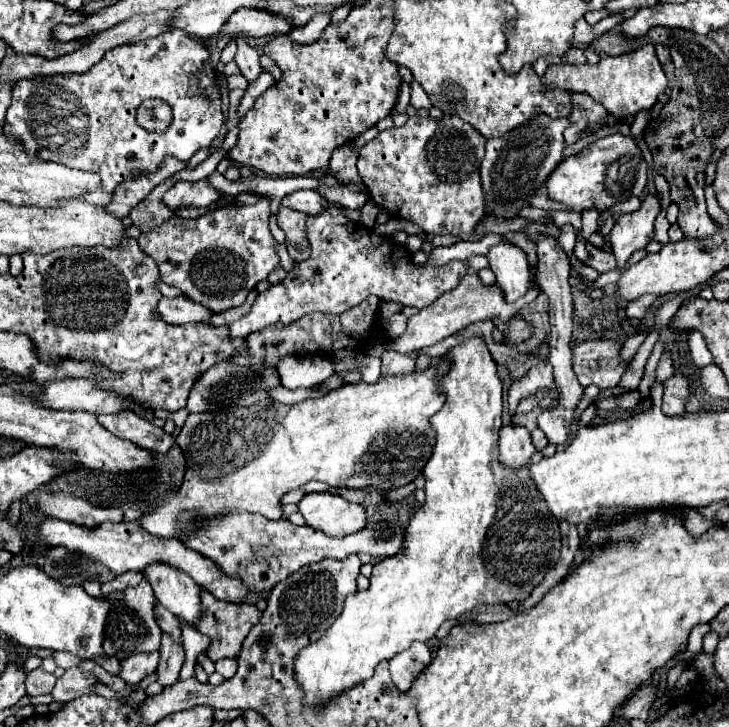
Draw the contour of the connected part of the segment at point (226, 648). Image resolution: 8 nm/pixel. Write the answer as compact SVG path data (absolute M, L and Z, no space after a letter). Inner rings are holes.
M201 589L201 619L199 619L199 627L195 627L199 633L207 635L211 639L209 647L207 647L207 657L211 661L219 661L225 657L235 659L241 651L241 643L247 637L247 633L251 631L253 625L259 623L261 619L261 611L255 605L235 605L235 603L227 603L227 601L219 601L215 599L209 591Z

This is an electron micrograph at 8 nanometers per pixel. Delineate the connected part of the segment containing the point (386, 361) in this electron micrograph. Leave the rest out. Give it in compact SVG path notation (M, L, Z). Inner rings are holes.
M391 351L391 353L383 353L381 357L381 373L383 375L397 375L397 373L409 373L415 369L415 359L417 359L417 353L411 353L411 355L401 355L397 351Z

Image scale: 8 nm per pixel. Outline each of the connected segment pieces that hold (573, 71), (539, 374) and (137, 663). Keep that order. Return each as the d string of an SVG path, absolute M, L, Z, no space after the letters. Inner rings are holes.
M643 45L641 49L619 57L601 55L601 61L595 65L551 65L543 75L543 83L549 89L587 93L615 117L635 117L639 111L651 109L657 97L667 89L667 77L653 45Z
M539 361L523 379L511 383L509 389L509 413L515 413L517 403L543 387L553 387L553 369L549 361Z
M135 653L121 661L117 677L125 683L141 683L147 675L155 673L159 663L159 653Z

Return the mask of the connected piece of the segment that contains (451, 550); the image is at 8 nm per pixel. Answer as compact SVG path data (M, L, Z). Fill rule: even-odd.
M473 337L461 345L457 345L455 349L451 349L447 353L451 359L453 359L453 369L443 377L439 379L439 385L443 387L445 395L447 395L447 401L443 405L443 409L439 413L435 413L431 417L431 425L435 427L437 431L437 443L433 447L433 455L431 459L427 461L425 469L423 469L423 475L425 475L425 493L427 493L427 499L425 503L411 515L411 521L407 525L407 553L401 553L401 555L395 555L395 557L385 557L383 561L379 561L375 567L373 567L373 573L371 573L371 585L363 591L357 591L355 595L349 595L345 599L345 607L341 611L341 615L337 617L337 621L325 631L325 635L311 643L309 647L301 649L301 653L297 655L295 659L295 677L299 681L299 685L305 689L305 703L311 705L311 707L321 707L323 703L327 703L333 695L337 695L339 691L343 689L349 689L365 679L369 679L375 671L375 667L385 661L385 659L393 659L397 653L405 651L413 641L429 641L435 637L439 625L447 619L457 619L461 613L465 611L471 611L473 607L477 605L483 605L483 603L509 603L509 601L525 601L531 591L543 581L543 577L549 573L551 569L551 563L555 567L555 563L559 561L559 553L561 553L561 533L559 533L559 523L557 519L551 515L551 511L547 511L547 503L543 503L543 497L539 495L533 479L531 479L531 473L529 473L529 467L533 461L529 461L527 465L511 471L509 467L503 467L503 463L499 461L499 445L497 445L497 435L499 435L499 429L501 429L501 409L503 409L503 389L501 389L501 381L497 377L497 365L489 353L489 349L485 347L483 339L481 337Z

